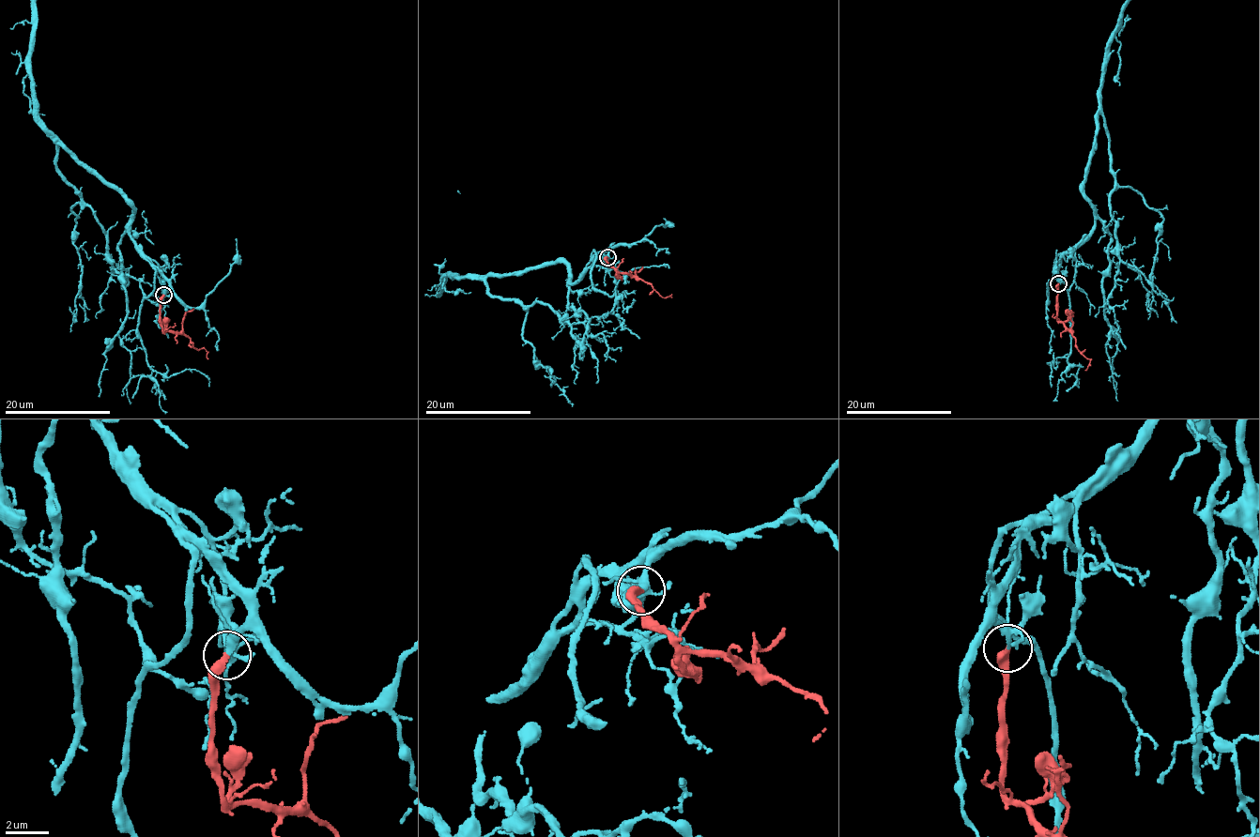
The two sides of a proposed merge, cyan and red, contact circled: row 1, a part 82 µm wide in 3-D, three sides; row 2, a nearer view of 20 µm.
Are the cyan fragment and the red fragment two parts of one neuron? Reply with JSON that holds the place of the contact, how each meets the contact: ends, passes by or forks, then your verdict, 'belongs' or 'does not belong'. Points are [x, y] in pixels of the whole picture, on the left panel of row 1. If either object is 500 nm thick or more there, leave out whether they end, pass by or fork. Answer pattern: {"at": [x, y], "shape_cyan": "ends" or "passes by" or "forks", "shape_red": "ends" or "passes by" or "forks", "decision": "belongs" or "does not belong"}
{"at": [163, 295], "shape_cyan": "passes by", "shape_red": "ends", "decision": "belongs"}

